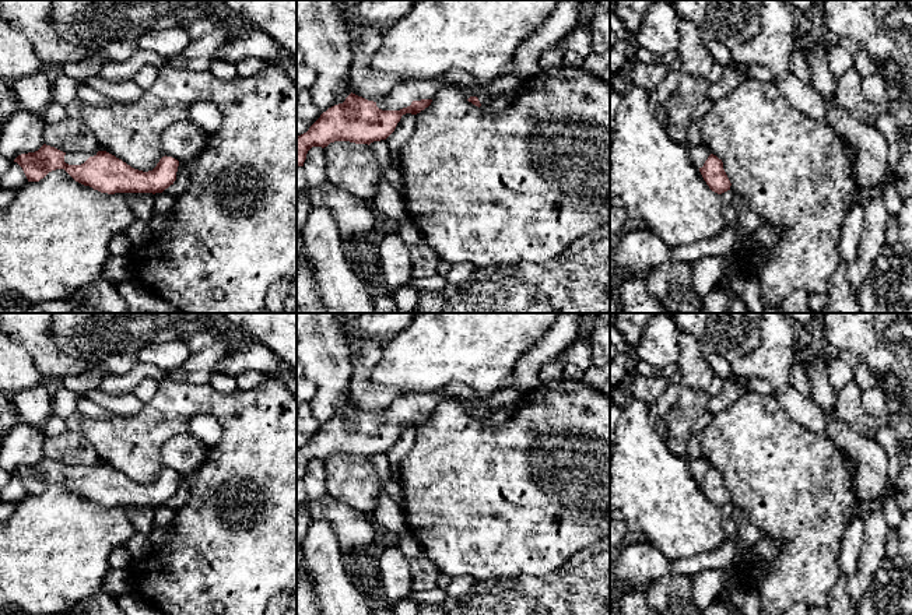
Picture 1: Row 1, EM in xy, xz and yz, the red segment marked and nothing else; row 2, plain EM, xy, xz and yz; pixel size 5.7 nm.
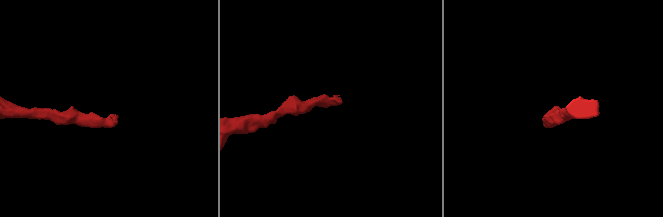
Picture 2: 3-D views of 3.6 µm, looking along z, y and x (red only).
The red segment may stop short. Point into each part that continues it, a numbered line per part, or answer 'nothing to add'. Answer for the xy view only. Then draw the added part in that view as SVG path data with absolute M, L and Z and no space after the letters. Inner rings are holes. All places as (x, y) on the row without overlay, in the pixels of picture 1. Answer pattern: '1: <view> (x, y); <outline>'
1: xy (74, 471); M92 464L92 465L71 465L71 467L66 467L64 468L64 475L69 478L81 478L84 477L90 470L97 468L98 464Z

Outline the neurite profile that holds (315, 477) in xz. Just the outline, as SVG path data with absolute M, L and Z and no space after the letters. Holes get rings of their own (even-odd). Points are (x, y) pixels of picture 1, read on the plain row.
M312 460L304 475L308 500L323 499L327 495L325 461Z

